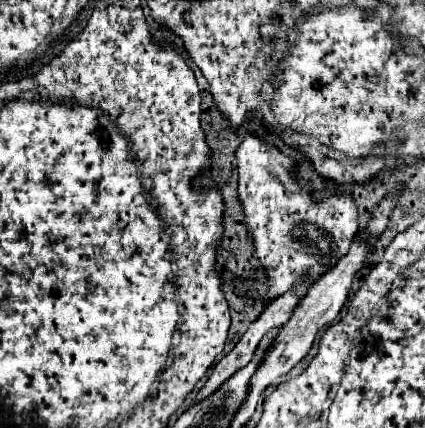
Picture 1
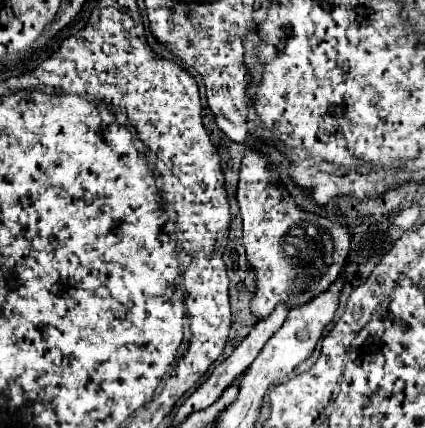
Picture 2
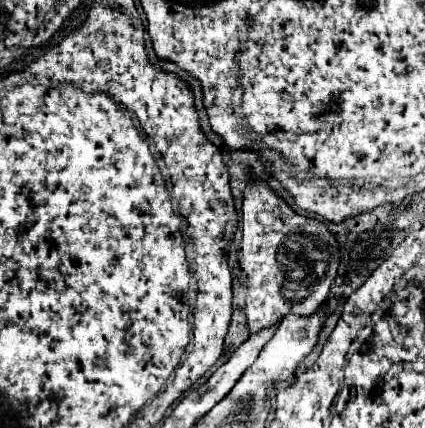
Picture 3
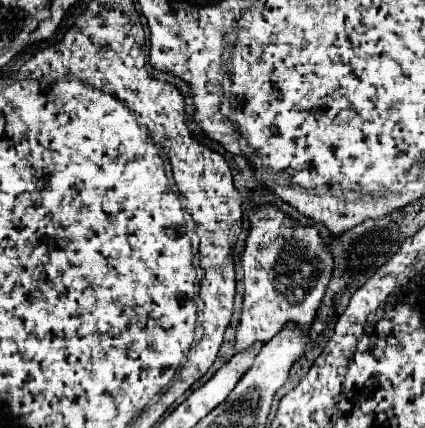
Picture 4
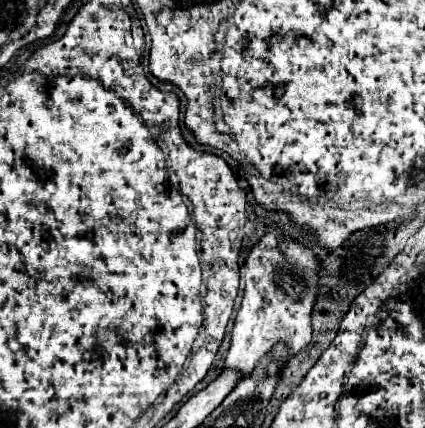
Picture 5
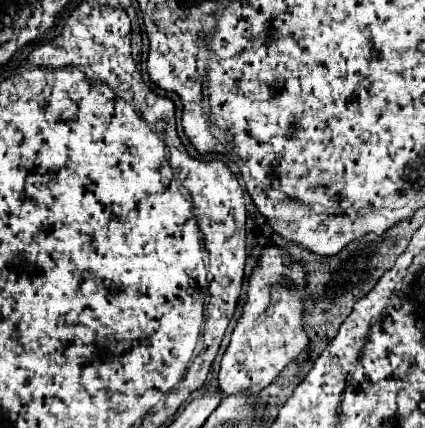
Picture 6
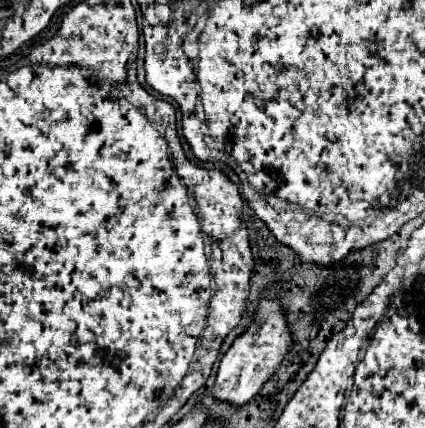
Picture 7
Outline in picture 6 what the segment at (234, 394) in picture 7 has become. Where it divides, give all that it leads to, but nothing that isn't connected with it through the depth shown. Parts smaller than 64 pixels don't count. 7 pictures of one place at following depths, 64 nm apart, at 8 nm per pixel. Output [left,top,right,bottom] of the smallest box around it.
[218,244,308,394]

